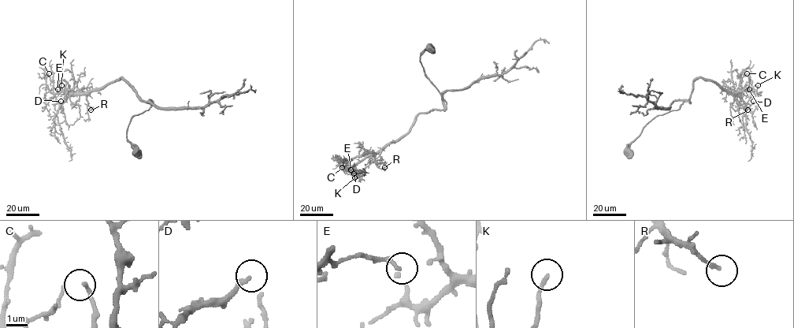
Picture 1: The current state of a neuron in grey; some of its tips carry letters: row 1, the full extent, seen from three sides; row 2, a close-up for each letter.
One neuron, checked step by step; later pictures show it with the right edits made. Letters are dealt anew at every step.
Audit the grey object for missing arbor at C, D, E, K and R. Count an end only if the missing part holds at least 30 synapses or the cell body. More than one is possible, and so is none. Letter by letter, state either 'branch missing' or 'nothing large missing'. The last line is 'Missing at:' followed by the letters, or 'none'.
C: nothing large missing
D: nothing large missing
E: nothing large missing
K: nothing large missing
R: nothing large missing
Missing at: none

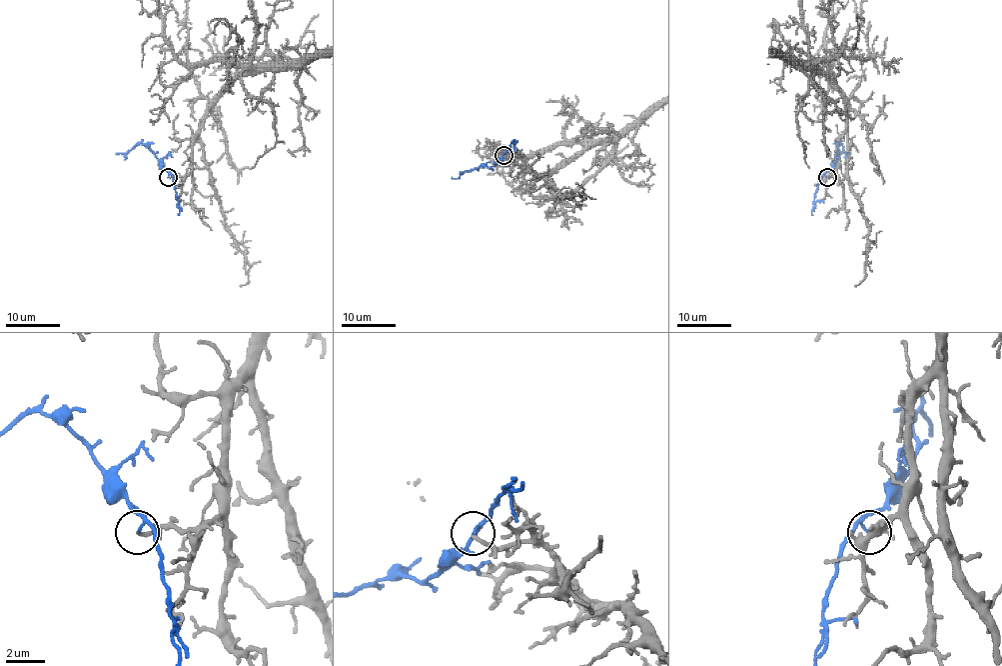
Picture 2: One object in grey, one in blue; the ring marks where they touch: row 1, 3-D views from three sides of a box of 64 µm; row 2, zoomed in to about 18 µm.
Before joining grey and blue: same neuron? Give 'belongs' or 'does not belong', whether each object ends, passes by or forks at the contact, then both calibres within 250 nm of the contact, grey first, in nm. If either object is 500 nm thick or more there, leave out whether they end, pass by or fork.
does not belong | grey ends | blue passes by | 190/120 nm

